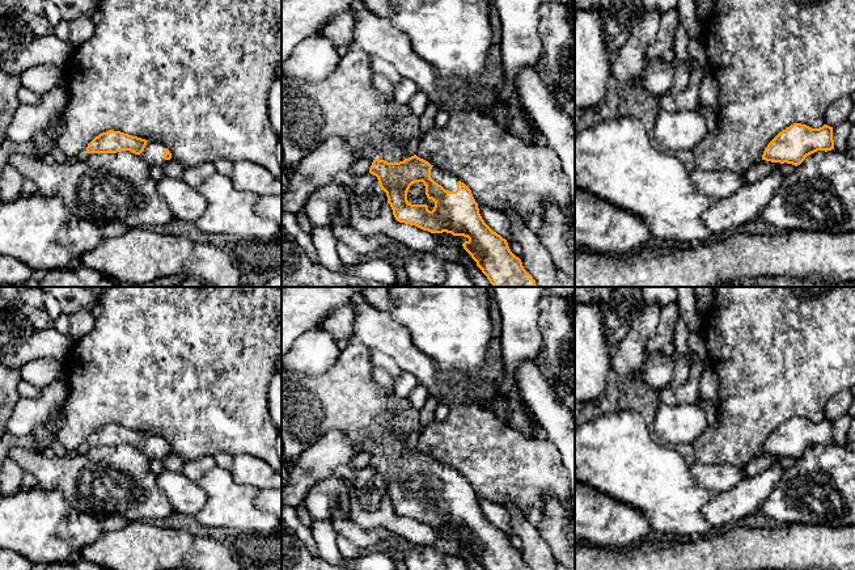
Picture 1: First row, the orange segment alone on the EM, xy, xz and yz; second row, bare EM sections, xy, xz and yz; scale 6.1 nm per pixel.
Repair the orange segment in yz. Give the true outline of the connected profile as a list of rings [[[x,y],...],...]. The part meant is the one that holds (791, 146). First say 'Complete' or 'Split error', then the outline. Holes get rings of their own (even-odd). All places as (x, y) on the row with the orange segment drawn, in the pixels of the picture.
Complete. [[[793,123],[767,144],[762,160],[797,166],[807,156],[817,151],[831,149],[834,149],[833,127],[824,124],[820,128],[812,128],[807,124]]]

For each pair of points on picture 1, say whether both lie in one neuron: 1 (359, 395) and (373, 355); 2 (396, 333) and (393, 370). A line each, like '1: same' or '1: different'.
1: different
2: different

